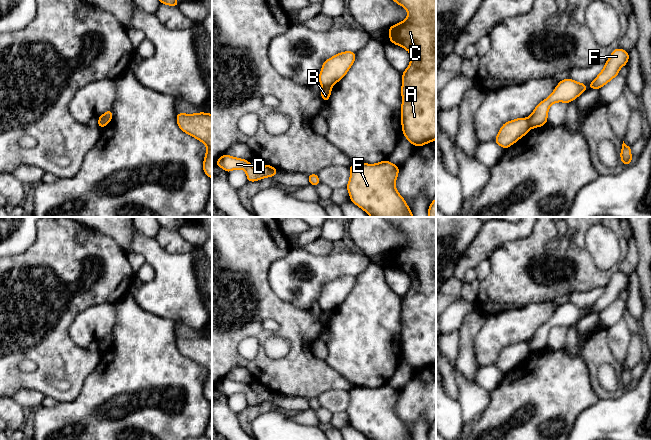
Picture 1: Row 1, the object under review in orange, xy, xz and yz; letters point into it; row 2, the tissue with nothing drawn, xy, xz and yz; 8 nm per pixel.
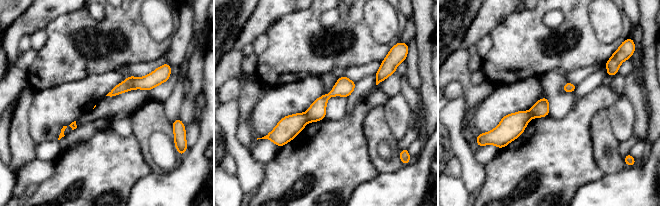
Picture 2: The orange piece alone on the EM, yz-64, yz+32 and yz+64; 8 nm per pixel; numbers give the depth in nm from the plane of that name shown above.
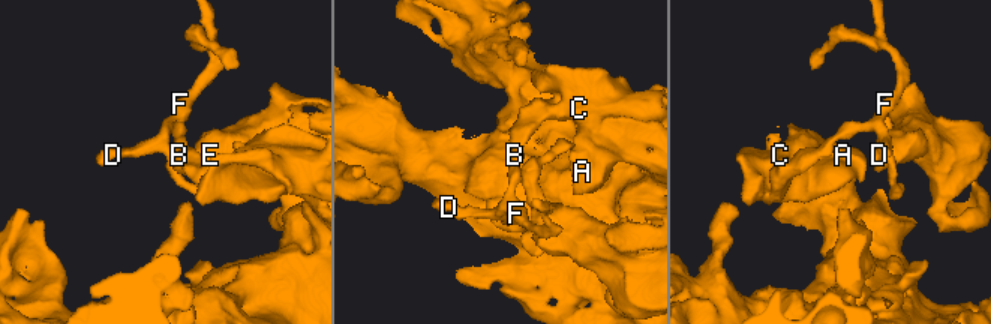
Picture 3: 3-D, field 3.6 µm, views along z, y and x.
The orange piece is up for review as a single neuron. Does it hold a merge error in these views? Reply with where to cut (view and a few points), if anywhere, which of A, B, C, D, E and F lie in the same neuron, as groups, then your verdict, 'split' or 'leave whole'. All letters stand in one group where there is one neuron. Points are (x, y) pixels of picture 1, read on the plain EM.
yz (527, 342), (531, 351) | A C E / B D F | split

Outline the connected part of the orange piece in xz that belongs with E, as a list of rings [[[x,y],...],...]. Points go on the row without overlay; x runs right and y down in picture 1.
[[[387,383],[377,388],[354,387],[346,412],[350,424],[370,440],[413,440],[395,412],[398,389]]]

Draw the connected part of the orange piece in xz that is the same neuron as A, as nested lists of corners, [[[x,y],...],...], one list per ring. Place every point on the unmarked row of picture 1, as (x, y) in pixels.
[[[385,217],[403,230],[408,241],[387,251],[391,267],[408,274],[411,285],[402,297],[402,356],[417,372],[436,363],[436,217]]]

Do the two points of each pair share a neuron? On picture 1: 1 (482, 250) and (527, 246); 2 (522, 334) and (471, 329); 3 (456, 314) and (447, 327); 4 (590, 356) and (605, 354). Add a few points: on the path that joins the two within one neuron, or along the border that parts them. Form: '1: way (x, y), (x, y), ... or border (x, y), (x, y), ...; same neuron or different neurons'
1: border (516, 239), (502, 244), (488, 258); different neurons
2: border (487, 315), (474, 339), (474, 353); different neurons
3: way (453, 317), (448, 324); same neuron
4: way (594, 354), (601, 354); same neuron

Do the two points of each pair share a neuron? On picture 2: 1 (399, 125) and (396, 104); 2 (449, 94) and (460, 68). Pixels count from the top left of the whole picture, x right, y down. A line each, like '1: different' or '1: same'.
1: same
2: different

